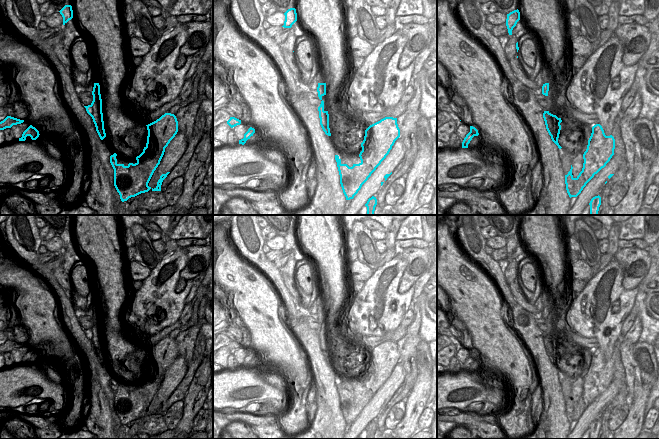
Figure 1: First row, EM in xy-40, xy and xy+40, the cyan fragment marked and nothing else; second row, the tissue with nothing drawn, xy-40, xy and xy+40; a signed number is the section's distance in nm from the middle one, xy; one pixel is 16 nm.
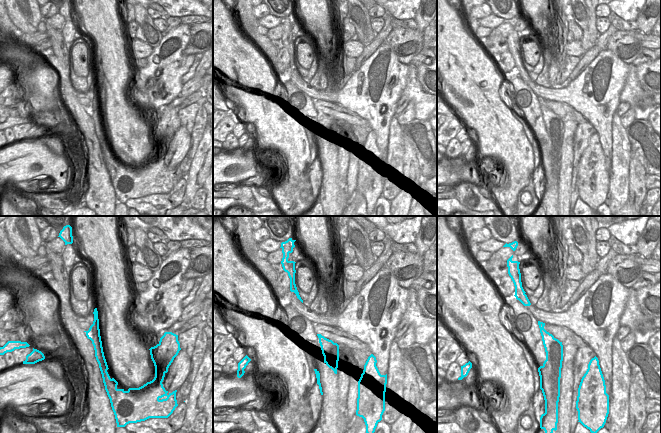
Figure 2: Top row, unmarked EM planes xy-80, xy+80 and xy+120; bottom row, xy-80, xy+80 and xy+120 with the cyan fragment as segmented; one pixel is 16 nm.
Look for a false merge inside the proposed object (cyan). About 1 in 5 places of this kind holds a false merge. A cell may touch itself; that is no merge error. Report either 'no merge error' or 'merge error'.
merge error

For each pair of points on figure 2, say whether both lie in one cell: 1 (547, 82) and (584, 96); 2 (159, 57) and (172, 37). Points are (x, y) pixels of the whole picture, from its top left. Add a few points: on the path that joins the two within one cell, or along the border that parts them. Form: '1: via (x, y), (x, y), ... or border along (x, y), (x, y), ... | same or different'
1: border along (534, 81), (545, 87), (551, 87) | different
2: via (164, 52), (172, 42) | same

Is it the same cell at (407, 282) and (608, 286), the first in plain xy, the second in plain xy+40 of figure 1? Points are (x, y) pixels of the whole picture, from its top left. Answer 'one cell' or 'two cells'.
two cells

